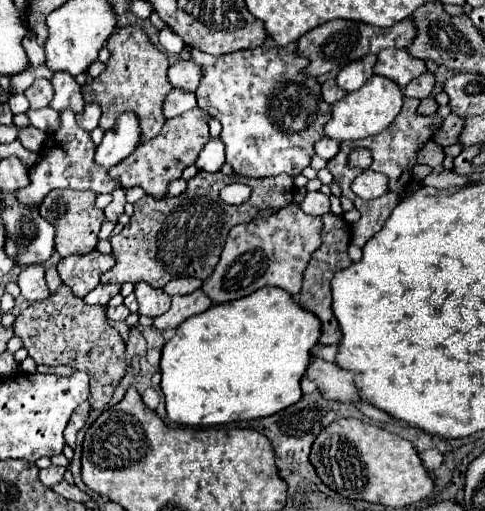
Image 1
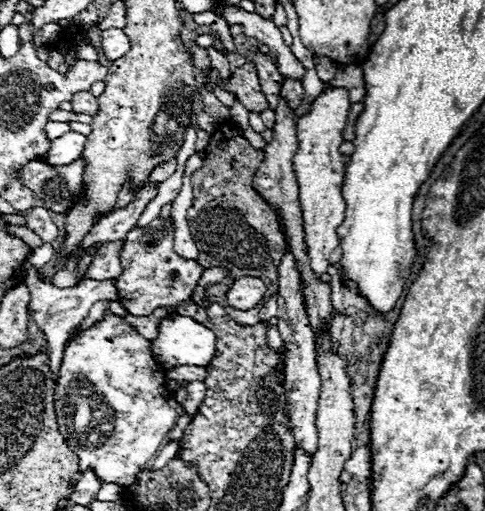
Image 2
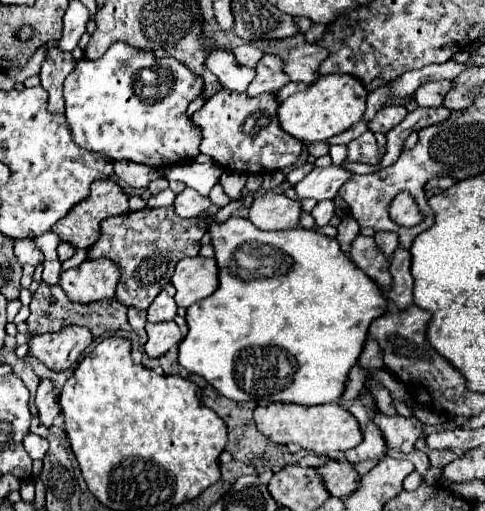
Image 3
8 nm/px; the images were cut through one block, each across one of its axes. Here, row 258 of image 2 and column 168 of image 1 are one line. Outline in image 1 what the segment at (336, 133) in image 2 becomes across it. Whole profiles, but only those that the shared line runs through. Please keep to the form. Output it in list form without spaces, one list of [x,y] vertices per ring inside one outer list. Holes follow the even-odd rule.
[[[194,290],[192,294],[186,294],[186,296],[174,296],[170,310],[164,312],[162,316],[154,318],[154,328],[156,330],[174,330],[186,318],[190,318],[194,314],[202,314],[210,306],[212,306],[212,302],[210,302],[210,298],[206,298],[206,294],[202,290]]]

